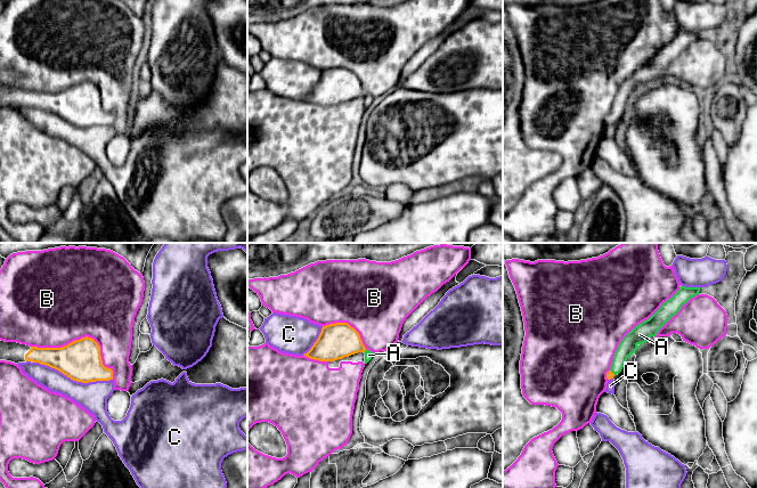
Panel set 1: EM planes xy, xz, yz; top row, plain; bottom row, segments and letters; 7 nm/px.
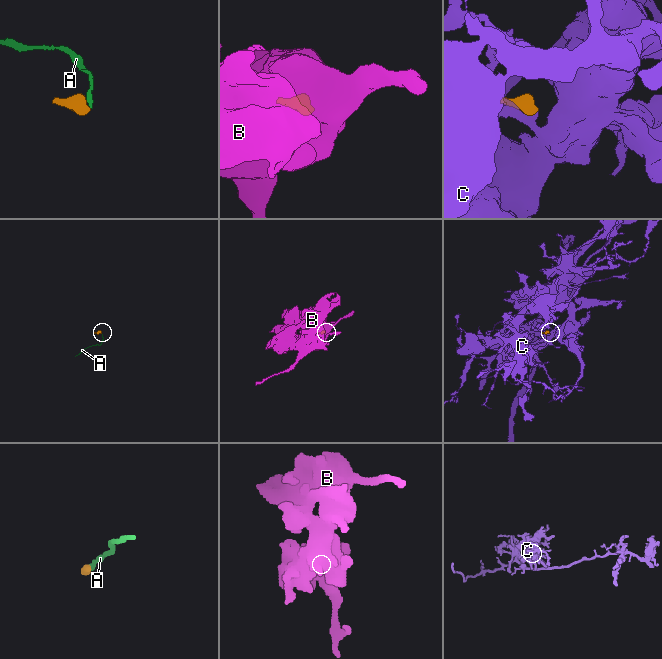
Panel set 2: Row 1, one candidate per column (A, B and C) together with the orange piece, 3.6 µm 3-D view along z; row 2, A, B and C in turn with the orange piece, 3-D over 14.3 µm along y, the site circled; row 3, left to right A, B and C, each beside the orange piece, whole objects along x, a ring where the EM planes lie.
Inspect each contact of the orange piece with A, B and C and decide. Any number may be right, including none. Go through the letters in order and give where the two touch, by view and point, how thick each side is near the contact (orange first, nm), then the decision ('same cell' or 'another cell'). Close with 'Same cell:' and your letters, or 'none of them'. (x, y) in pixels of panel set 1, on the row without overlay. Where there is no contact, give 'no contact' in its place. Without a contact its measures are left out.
A: meets orange in xz at (364, 96); 260 nm thick on the orange side, 60 nm on the other; same cell
B: meets orange in xy at (83, 82); 280 nm thick on the orange side, 500 nm on the other; another cell
C: meets orange in xy at (73, 124); 280 nm thick on the orange side, 200 nm on the other; another cell
Same cell: A

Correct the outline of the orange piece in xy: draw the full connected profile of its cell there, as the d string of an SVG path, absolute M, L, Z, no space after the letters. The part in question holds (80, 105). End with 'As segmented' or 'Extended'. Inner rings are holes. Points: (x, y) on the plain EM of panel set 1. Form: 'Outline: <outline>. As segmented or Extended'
Outline: M88 81L62 92L38 92L0 84L0 105L39 107L82 128L113 124L113 115L103 109L100 91Z. Extended

